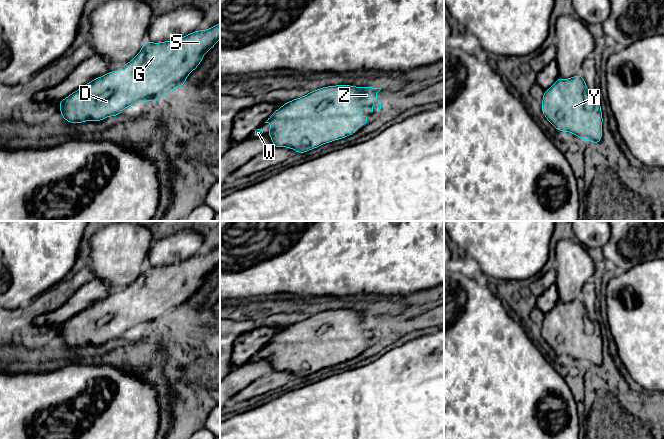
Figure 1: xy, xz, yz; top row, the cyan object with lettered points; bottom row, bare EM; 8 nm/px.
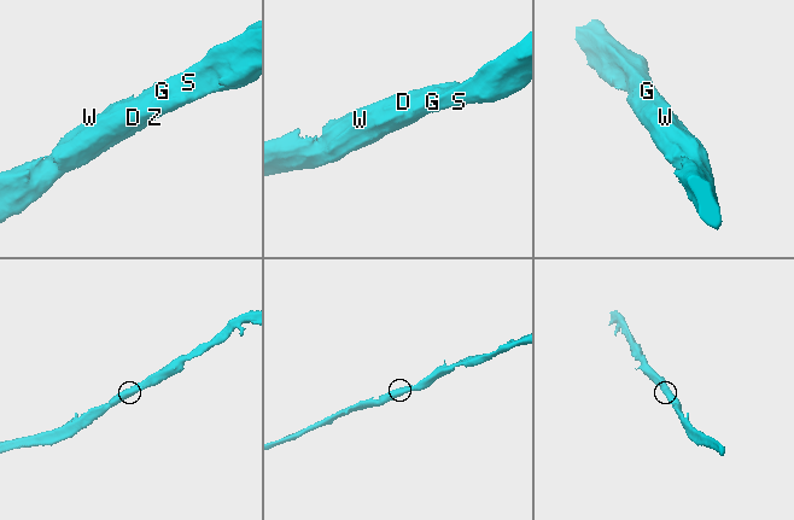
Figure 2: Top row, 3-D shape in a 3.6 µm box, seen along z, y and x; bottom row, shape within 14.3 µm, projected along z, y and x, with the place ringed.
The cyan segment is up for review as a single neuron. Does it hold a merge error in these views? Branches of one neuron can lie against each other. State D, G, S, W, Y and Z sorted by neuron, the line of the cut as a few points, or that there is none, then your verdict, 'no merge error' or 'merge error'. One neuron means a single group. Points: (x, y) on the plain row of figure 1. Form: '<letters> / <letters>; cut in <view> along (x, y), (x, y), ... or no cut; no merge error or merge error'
D G S W Y Z; no cut; no merge error

